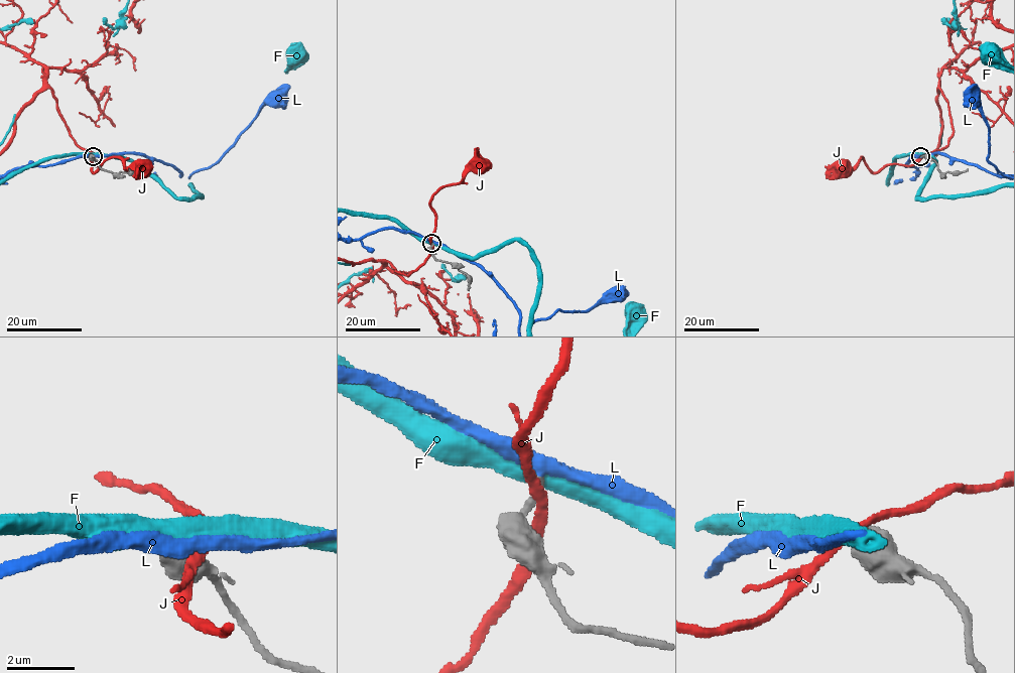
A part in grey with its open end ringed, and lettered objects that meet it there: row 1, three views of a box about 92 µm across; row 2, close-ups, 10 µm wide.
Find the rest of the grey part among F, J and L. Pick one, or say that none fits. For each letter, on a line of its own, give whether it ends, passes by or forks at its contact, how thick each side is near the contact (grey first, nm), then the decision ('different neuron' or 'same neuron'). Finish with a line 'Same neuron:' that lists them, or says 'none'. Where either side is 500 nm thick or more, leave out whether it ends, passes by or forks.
F: 220 nm thick on the grey side, 550 nm on the other; different neuron
J: it passes by; 320 nm thick on the grey side, 260 nm on the other; different neuron
L: it passes by; 200 nm thick on the grey side, 380 nm on the other; same neuron
Same neuron: L

